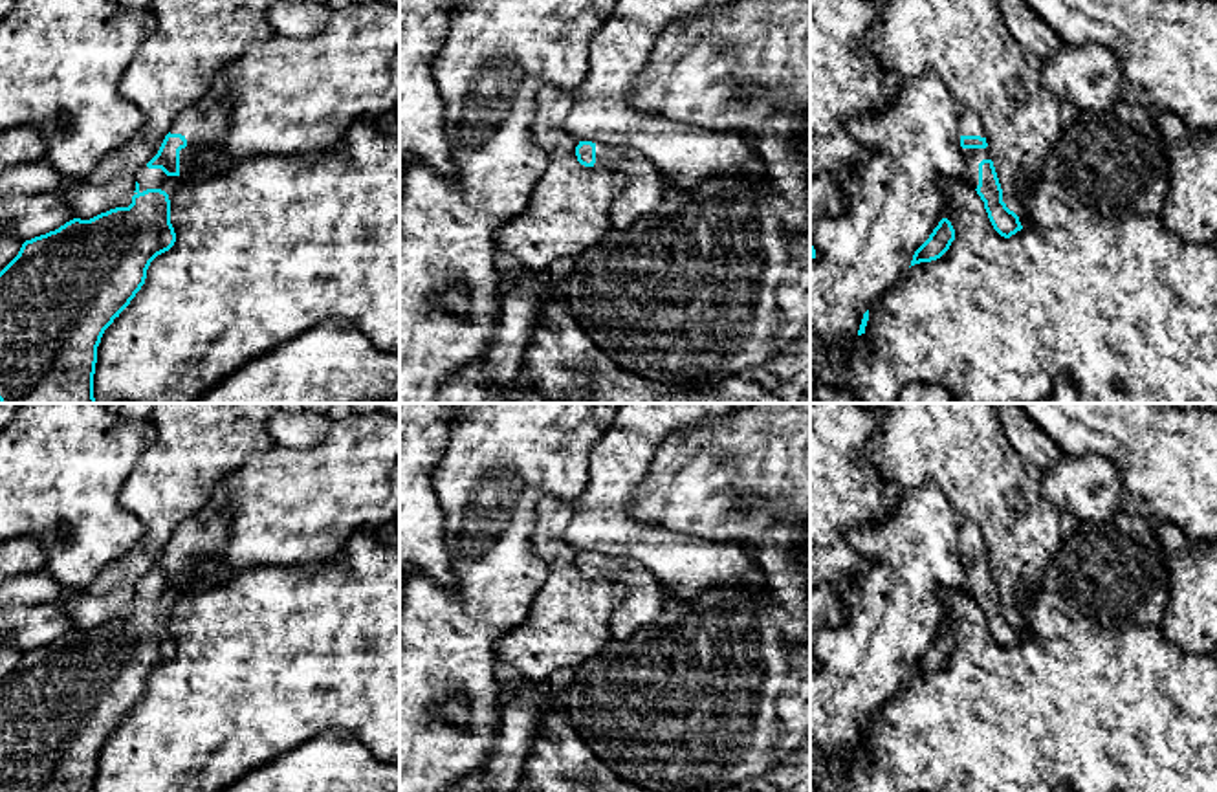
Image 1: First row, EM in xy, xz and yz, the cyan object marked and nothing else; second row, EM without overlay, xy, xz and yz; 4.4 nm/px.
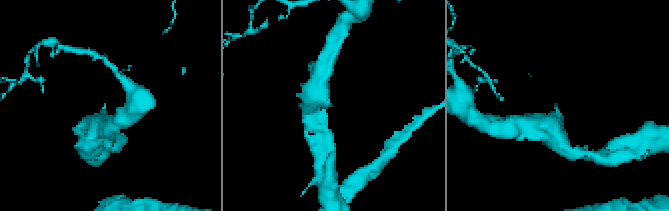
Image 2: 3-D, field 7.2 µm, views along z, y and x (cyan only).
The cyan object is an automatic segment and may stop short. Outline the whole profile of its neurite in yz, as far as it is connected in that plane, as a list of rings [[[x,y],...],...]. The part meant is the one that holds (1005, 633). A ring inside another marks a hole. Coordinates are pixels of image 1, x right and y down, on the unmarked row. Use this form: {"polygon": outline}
{"polygon": [[[962,522],[960,557],[966,572],[966,590],[984,612],[993,640],[1010,649],[1023,640],[1019,627],[1003,612],[1003,600],[988,561],[986,544],[977,524]]]}

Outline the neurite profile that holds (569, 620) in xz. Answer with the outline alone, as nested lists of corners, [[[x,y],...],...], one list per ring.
[[[539,500],[533,550],[546,561],[548,576],[526,620],[495,640],[497,660],[532,682],[599,653],[612,640],[610,614],[627,598],[623,585],[577,572],[579,552],[563,535],[570,519],[568,500]]]

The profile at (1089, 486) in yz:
[[[1100,455],[1069,456],[1041,471],[1045,497],[1080,521],[1109,521],[1124,510],[1116,466]]]

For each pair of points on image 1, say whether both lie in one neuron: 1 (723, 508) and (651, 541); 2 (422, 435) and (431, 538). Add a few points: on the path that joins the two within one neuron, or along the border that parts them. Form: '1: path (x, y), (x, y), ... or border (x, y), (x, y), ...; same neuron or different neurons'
1: border (635, 517), (646, 523), (691, 530), (717, 541); different neurons
2: path (418, 461), (418, 512); same neuron

